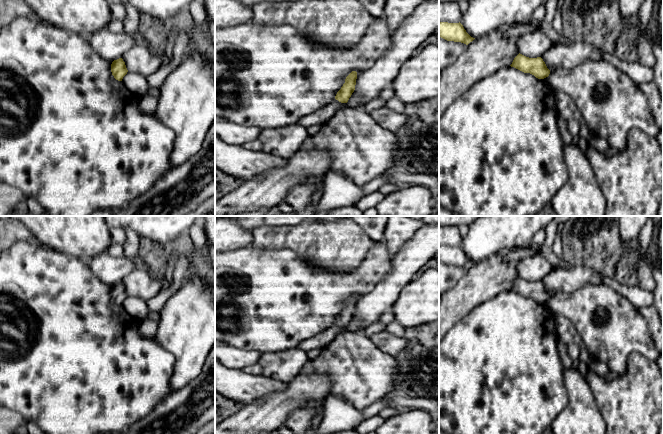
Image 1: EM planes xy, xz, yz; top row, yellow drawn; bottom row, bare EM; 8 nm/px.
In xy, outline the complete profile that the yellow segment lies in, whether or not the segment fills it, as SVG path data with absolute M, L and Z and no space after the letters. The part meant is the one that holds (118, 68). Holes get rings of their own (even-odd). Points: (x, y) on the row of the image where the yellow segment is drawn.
M122 58L114 60L111 64L111 72L114 78L118 81L122 81L123 77L127 74L125 62Z

